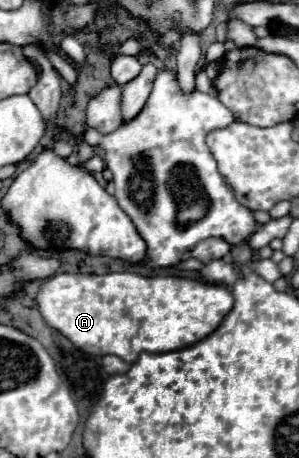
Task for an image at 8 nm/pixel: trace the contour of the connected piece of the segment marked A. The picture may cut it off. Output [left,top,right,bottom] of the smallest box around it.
[36,272,232,364]

